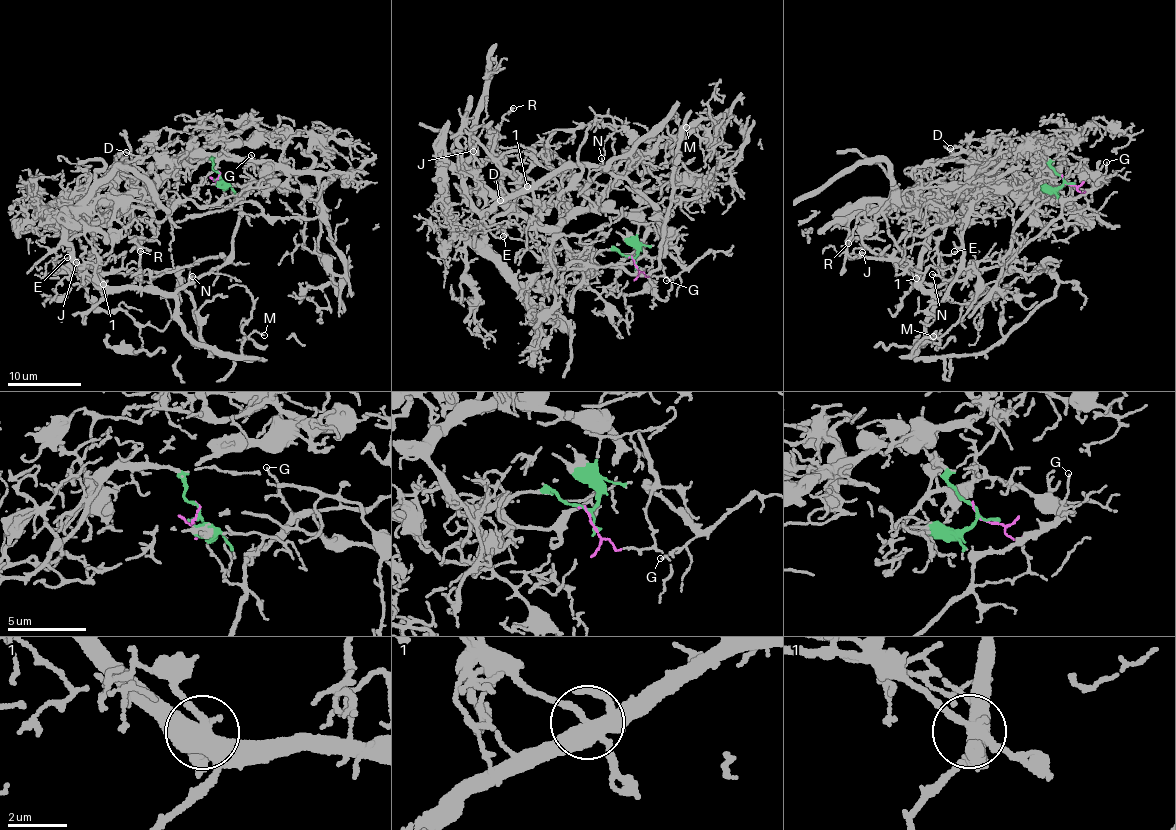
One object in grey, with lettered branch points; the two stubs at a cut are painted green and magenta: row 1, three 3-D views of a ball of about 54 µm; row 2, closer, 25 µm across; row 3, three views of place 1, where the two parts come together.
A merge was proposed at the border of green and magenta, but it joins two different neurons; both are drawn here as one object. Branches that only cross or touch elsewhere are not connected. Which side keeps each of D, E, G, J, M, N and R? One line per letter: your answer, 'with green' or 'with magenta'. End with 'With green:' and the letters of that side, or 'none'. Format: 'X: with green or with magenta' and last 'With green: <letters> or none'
D: with green
E: with magenta
G: with magenta
J: with magenta
M: with magenta
N: with magenta
R: with green
With green: D, R

